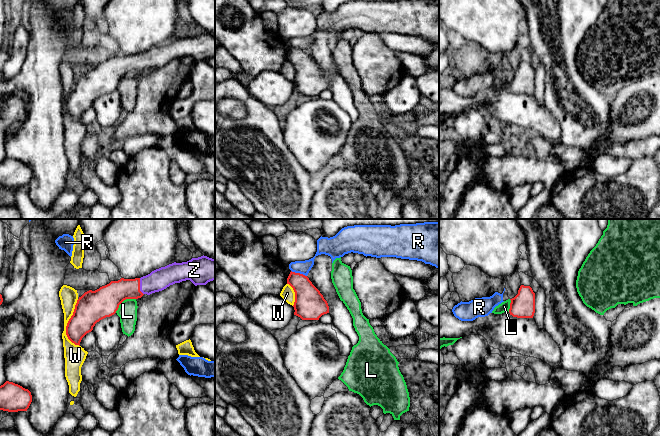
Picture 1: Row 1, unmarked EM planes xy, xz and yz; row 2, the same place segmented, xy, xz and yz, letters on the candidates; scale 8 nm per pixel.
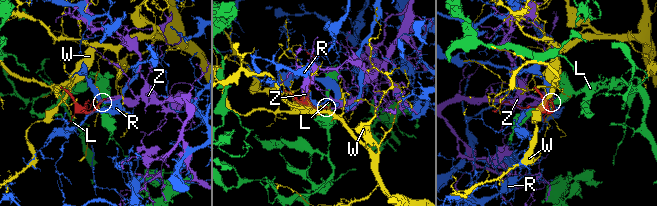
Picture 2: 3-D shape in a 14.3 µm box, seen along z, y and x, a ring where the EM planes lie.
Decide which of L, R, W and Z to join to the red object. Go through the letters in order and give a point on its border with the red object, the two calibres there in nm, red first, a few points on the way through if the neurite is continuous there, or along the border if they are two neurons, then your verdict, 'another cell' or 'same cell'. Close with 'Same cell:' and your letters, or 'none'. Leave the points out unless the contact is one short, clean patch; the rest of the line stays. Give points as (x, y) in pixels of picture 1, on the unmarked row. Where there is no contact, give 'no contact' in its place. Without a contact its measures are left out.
L: contact xy (123, 76); calibres 260 and 160 nm; border xy (135, 74), (126, 74), (115, 88); another cell
R: contact xz (299, 49); calibres 240 and 110 nm; border xz (291, 46), (306, 52); another cell
W: contact xy (67, 100); calibres 240 and 160 nm; another cell
Z: contact xy (139, 62); calibres 200 and 170 nm; way xy (110, 72), (122, 65), (139, 62), (155, 58), (159, 55); same cell
Same cell: Z

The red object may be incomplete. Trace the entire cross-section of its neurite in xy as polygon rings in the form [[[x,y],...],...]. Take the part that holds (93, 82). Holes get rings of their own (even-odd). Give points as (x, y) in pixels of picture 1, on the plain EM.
[[[203,31],[187,38],[174,38],[141,54],[121,54],[95,67],[85,68],[77,76],[66,102],[66,111],[72,119],[80,122],[82,114],[93,106],[95,100],[114,91],[124,76],[138,75],[186,56],[195,62],[215,56],[215,35]]]

